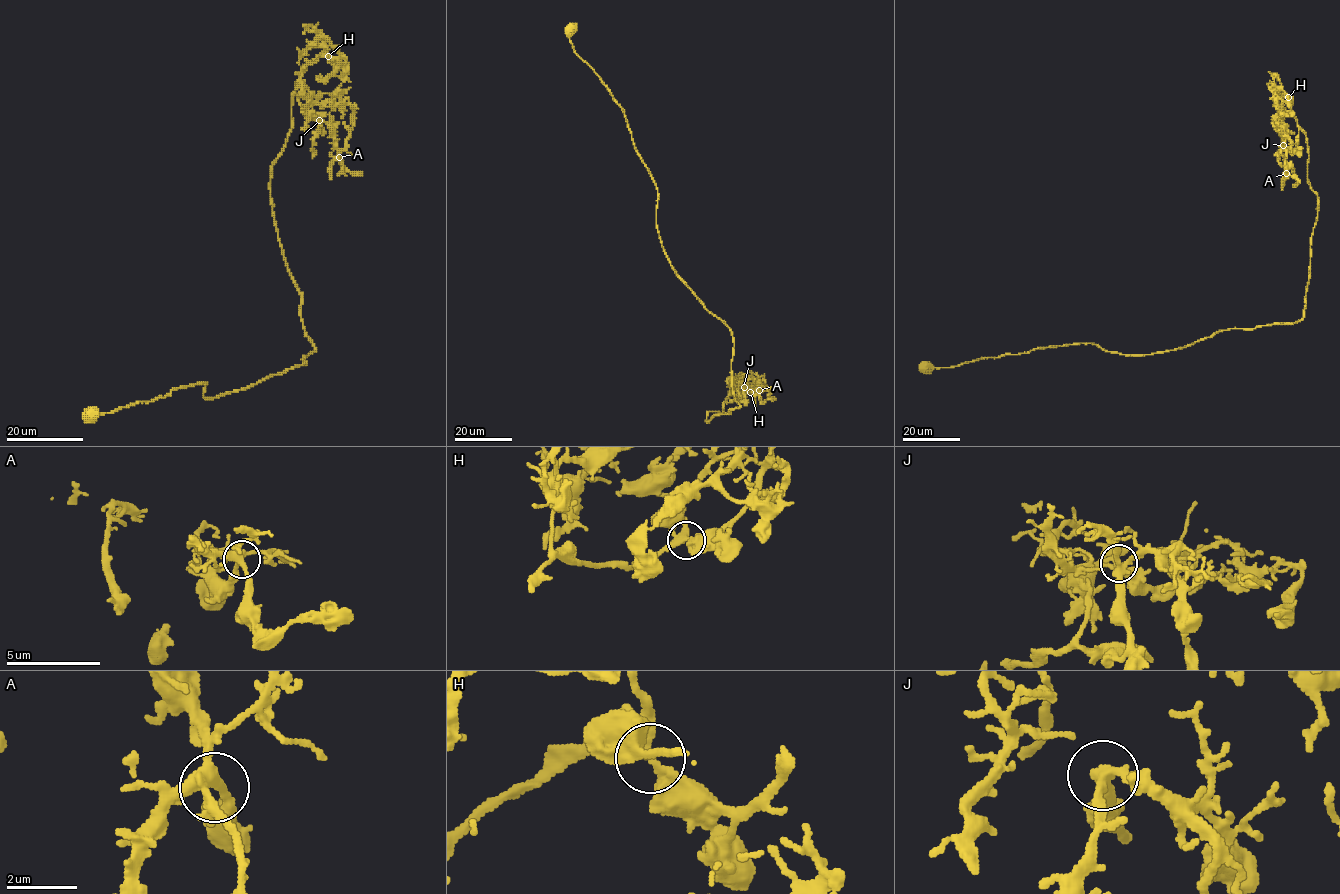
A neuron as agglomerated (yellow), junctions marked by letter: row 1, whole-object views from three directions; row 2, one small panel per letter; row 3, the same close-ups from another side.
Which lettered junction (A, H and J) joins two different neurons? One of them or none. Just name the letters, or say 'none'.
none

